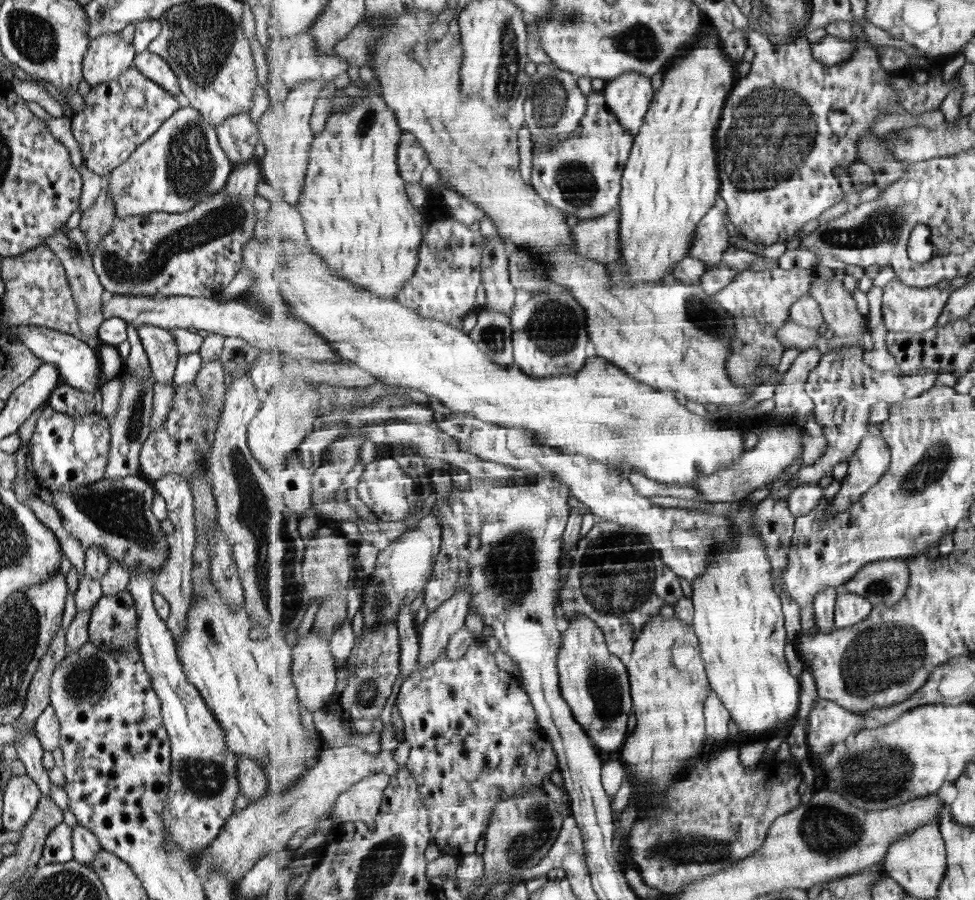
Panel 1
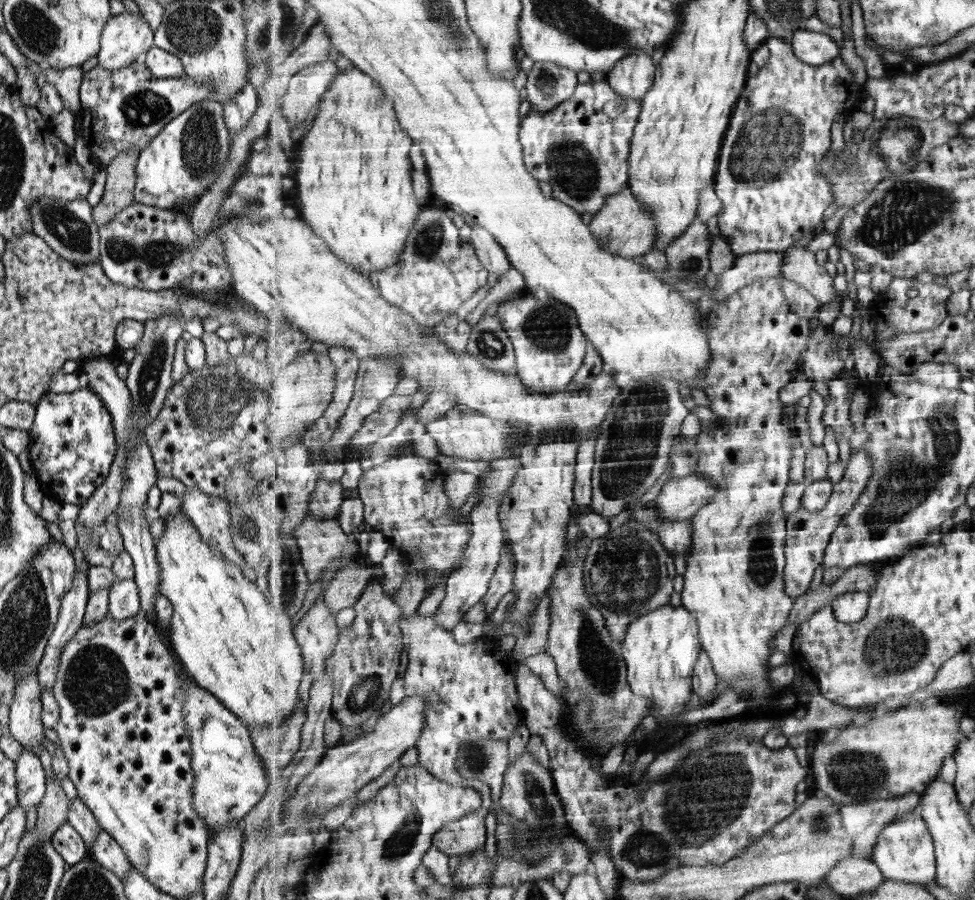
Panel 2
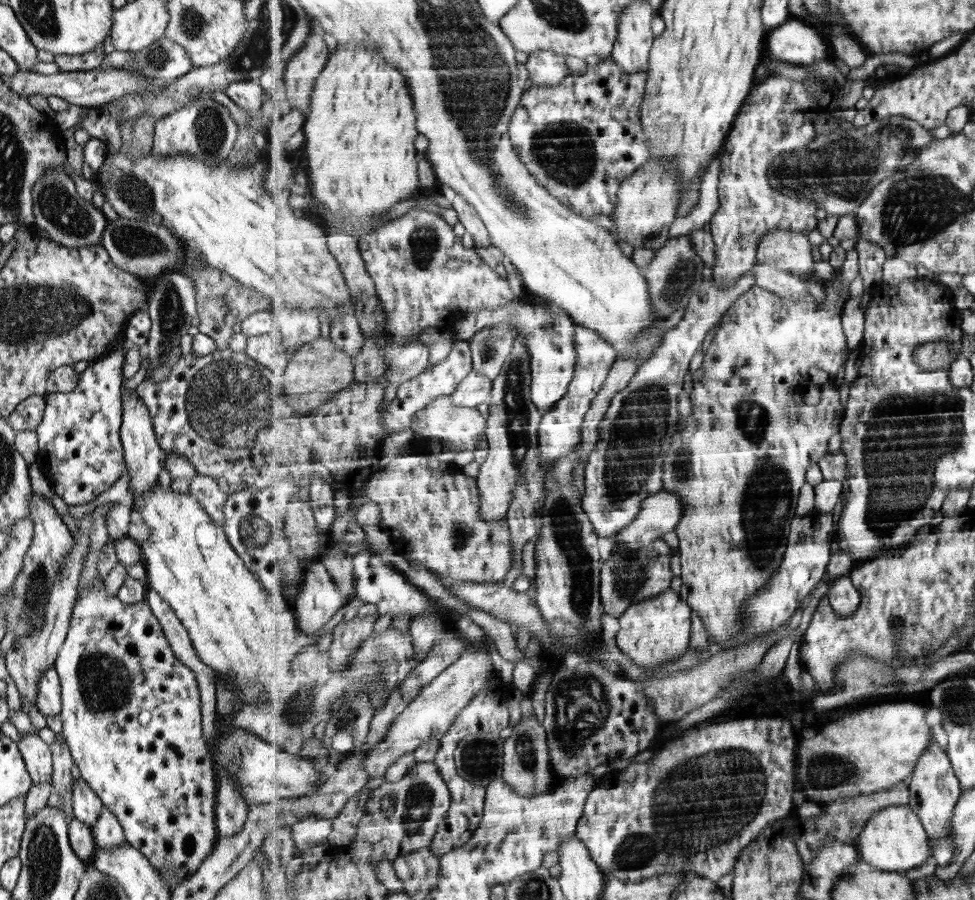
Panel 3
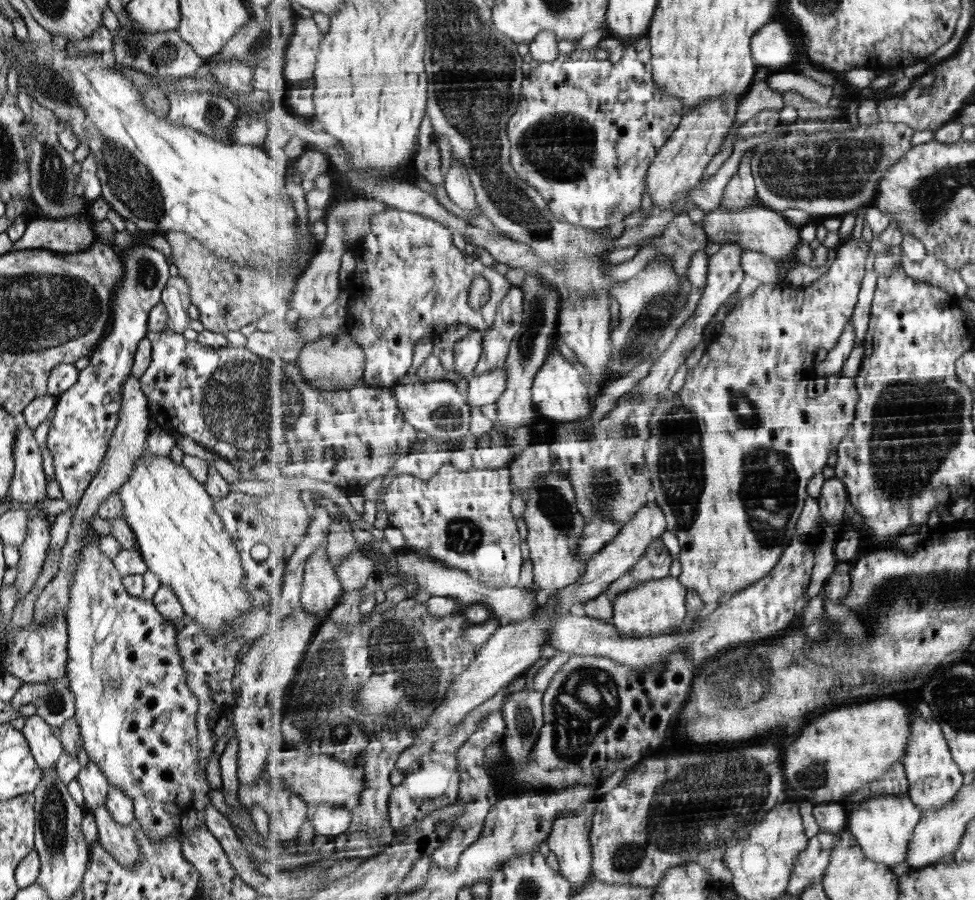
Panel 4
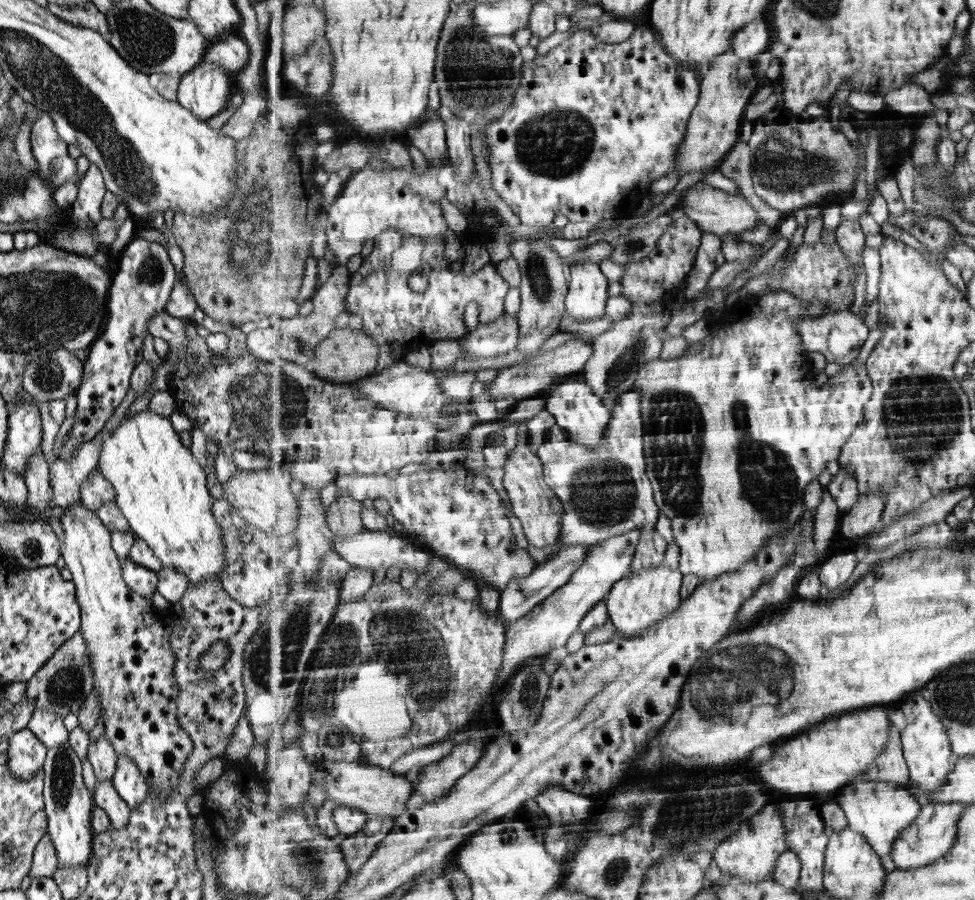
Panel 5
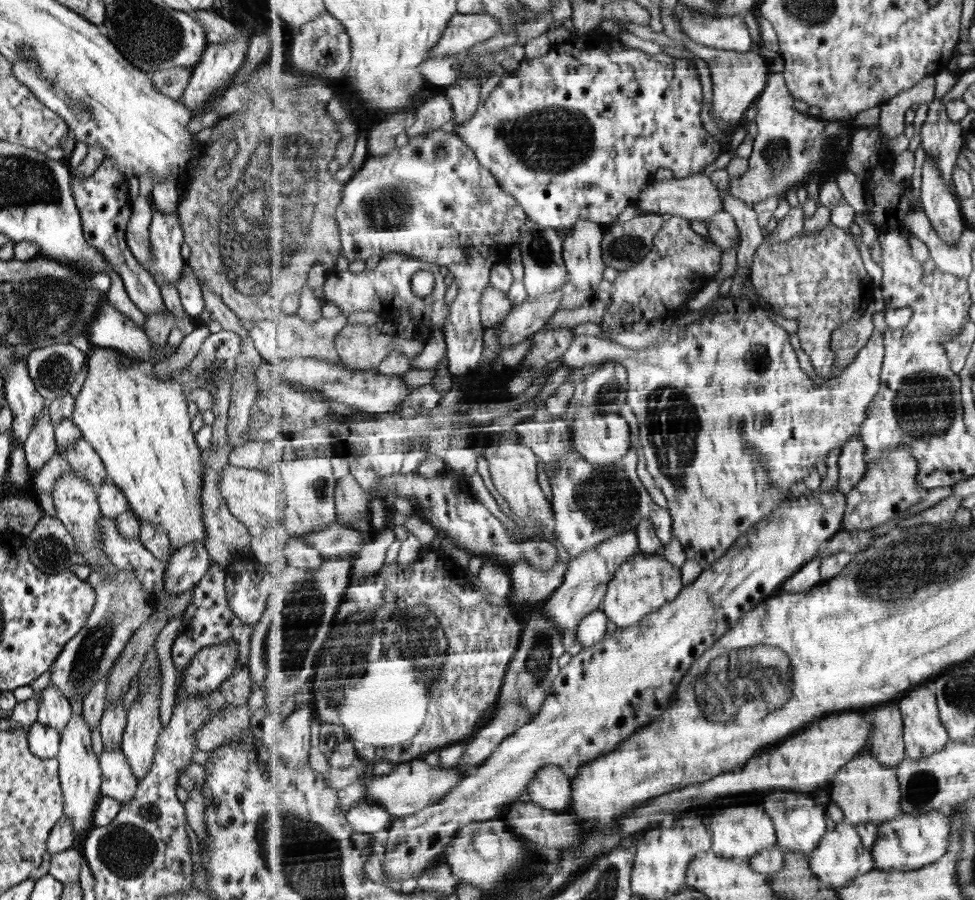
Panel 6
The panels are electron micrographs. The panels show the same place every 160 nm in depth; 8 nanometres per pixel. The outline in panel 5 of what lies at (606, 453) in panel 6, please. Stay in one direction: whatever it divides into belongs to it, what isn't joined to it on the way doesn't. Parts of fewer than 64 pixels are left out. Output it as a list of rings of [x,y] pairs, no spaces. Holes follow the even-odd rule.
[[[579,374],[569,375],[560,383],[551,386],[546,394],[545,408],[556,418],[557,425],[569,434],[569,438],[587,447],[598,447],[606,437],[607,426],[611,426],[611,411],[603,406],[601,397]]]

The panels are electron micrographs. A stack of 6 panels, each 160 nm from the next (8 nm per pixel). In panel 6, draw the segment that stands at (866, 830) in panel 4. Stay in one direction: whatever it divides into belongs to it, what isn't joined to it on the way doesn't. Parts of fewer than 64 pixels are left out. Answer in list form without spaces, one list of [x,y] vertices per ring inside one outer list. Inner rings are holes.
[[[870,745],[864,746],[862,754],[839,771],[829,789],[832,802],[844,810],[846,820],[852,825],[874,823],[879,826],[905,815],[897,772],[879,763]]]

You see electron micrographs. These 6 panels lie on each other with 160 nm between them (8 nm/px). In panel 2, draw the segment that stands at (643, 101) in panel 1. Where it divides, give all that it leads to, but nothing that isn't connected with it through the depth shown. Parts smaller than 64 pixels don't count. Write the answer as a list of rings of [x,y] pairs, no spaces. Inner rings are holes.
[[[638,52],[619,61],[606,77],[623,98],[641,98],[642,103],[654,85],[656,67],[650,54]]]

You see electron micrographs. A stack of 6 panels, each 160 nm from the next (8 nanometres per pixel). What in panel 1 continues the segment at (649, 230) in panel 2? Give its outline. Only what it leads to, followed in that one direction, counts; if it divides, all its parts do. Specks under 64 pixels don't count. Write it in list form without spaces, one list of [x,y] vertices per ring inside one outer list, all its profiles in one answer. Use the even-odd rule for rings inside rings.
[[[621,208],[595,219],[579,220],[572,228],[576,250],[591,260],[611,264],[622,258]]]

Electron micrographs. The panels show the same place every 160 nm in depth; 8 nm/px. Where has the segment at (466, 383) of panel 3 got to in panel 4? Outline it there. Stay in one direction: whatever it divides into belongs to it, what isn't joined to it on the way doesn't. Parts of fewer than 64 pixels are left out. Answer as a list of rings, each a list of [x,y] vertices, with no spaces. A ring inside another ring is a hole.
[[[504,368],[473,376],[466,392],[468,403],[471,406],[496,404],[501,395],[507,390],[507,383],[508,374]]]

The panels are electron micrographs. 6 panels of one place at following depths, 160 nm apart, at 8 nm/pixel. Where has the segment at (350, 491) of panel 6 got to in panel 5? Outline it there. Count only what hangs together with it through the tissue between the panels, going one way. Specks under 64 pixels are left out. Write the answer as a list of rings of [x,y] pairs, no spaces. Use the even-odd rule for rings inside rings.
[[[339,492],[327,508],[329,528],[336,536],[351,536],[366,529],[362,519],[363,504],[348,492]]]

